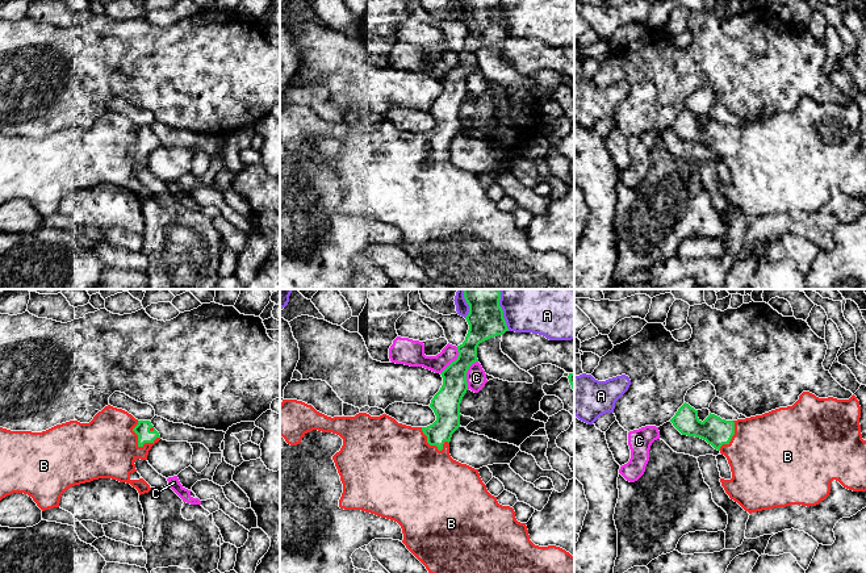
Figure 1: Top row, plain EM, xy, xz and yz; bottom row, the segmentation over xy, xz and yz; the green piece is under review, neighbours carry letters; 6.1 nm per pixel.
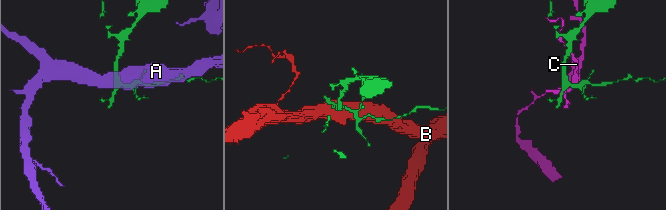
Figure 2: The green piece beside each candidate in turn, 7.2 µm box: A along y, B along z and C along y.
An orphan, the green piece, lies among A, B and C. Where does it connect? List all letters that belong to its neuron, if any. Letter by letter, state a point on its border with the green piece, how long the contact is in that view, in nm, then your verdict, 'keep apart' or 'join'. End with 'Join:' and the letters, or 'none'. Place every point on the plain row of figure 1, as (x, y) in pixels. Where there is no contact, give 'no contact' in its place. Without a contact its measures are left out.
A: contact xz (502, 19); length 240 nm; keep apart
B: contact xy (138, 149); length 190 nm; join
C: contact xz (465, 79); length 190 nm; keep apart
Join: B

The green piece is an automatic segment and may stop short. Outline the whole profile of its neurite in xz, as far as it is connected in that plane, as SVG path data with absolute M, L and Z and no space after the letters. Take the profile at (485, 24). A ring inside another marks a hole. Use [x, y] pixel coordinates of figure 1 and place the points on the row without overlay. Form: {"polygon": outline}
{"polygon": "M464 0L464 4L469 11L469 18L465 22L469 35L465 46L457 51L457 64L440 79L443 91L430 109L436 121L432 130L411 133L398 129L386 120L371 122L367 118L331 124L302 106L283 105L280 109L280 142L288 150L297 151L313 135L339 141L343 151L332 162L343 189L339 213L361 216L397 227L402 234L402 248L430 280L443 283L451 289L574 289L574 262L556 251L535 251L530 246L526 229L518 227L514 214L499 210L497 202L488 197L478 175L461 170L449 160L452 139L460 133L460 109L468 96L467 78L473 68L478 67L477 53L480 49L509 37L503 16L499 12L501 0Z"}

